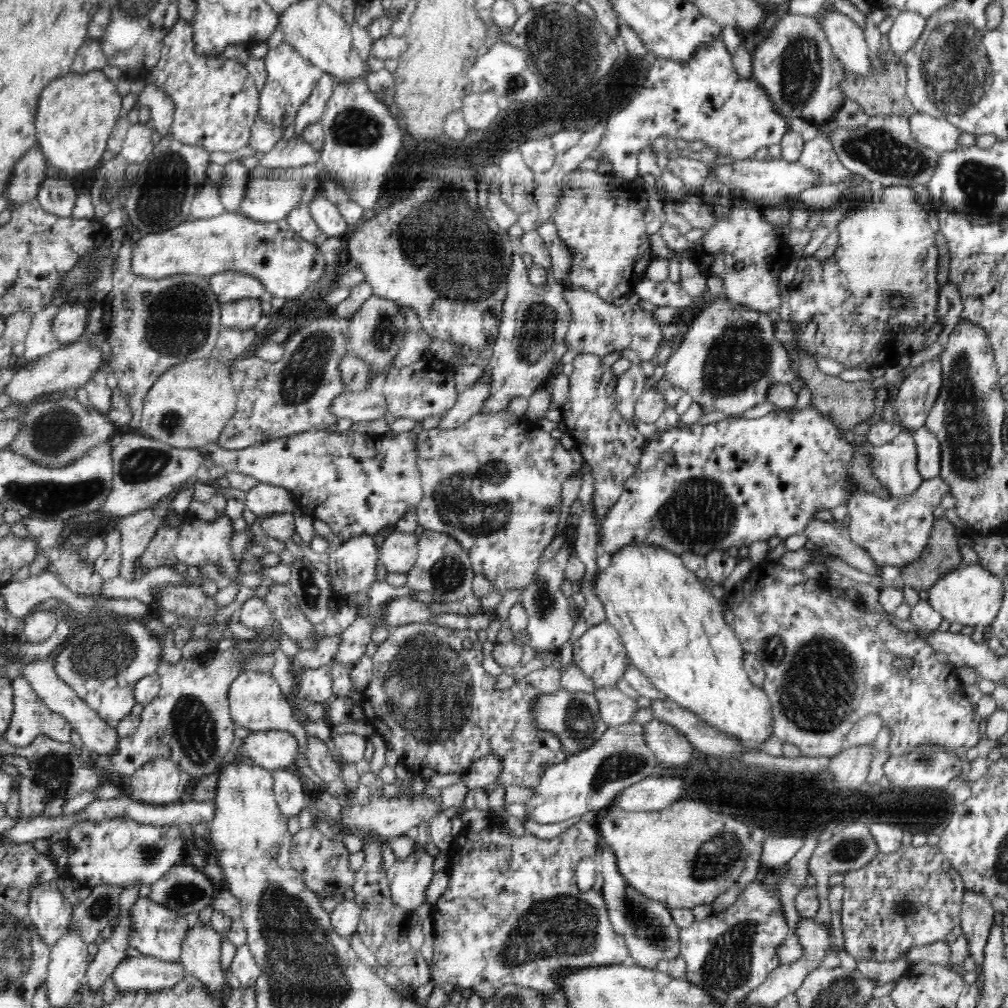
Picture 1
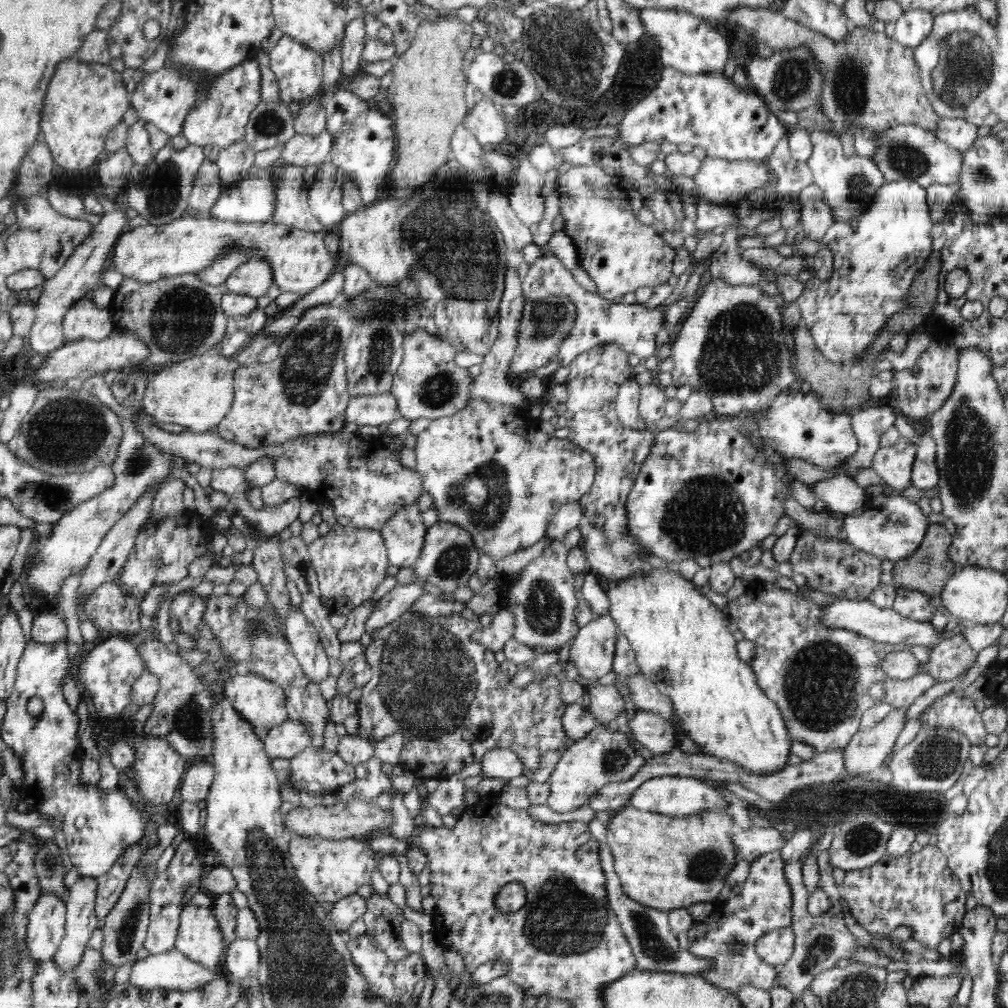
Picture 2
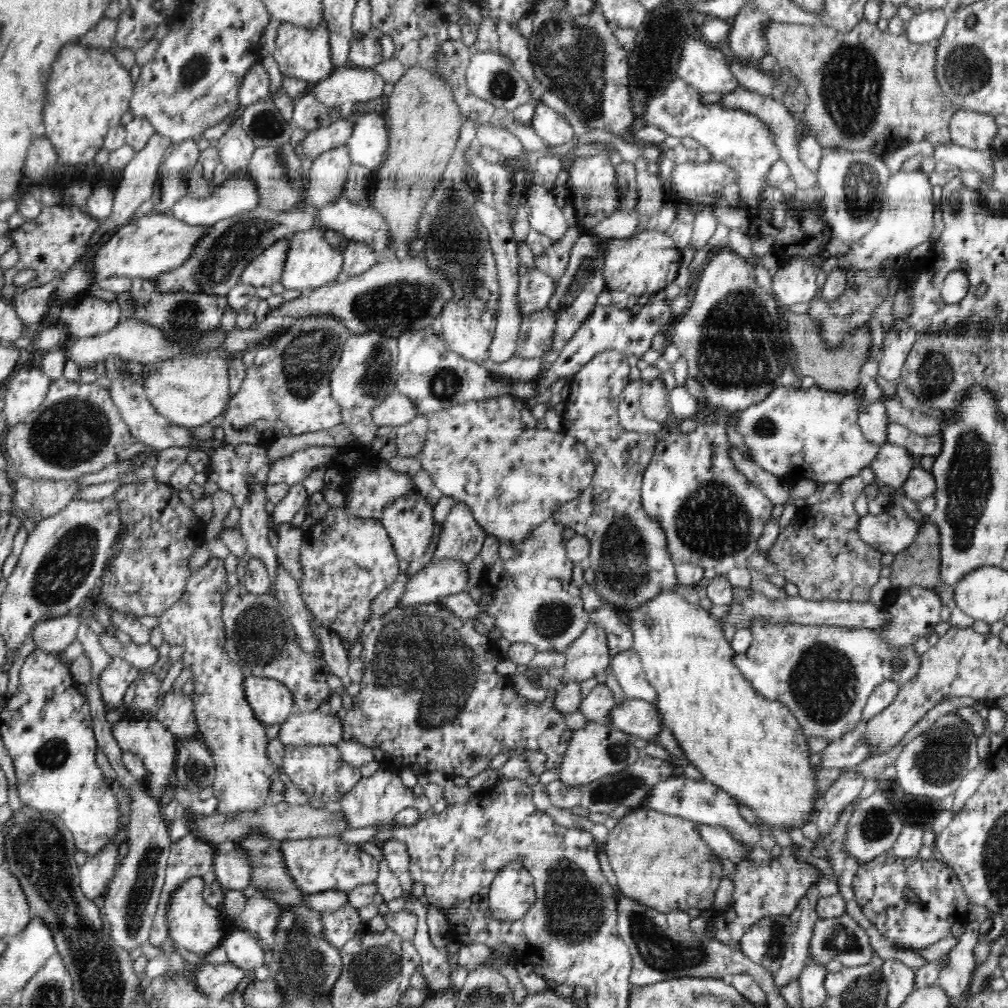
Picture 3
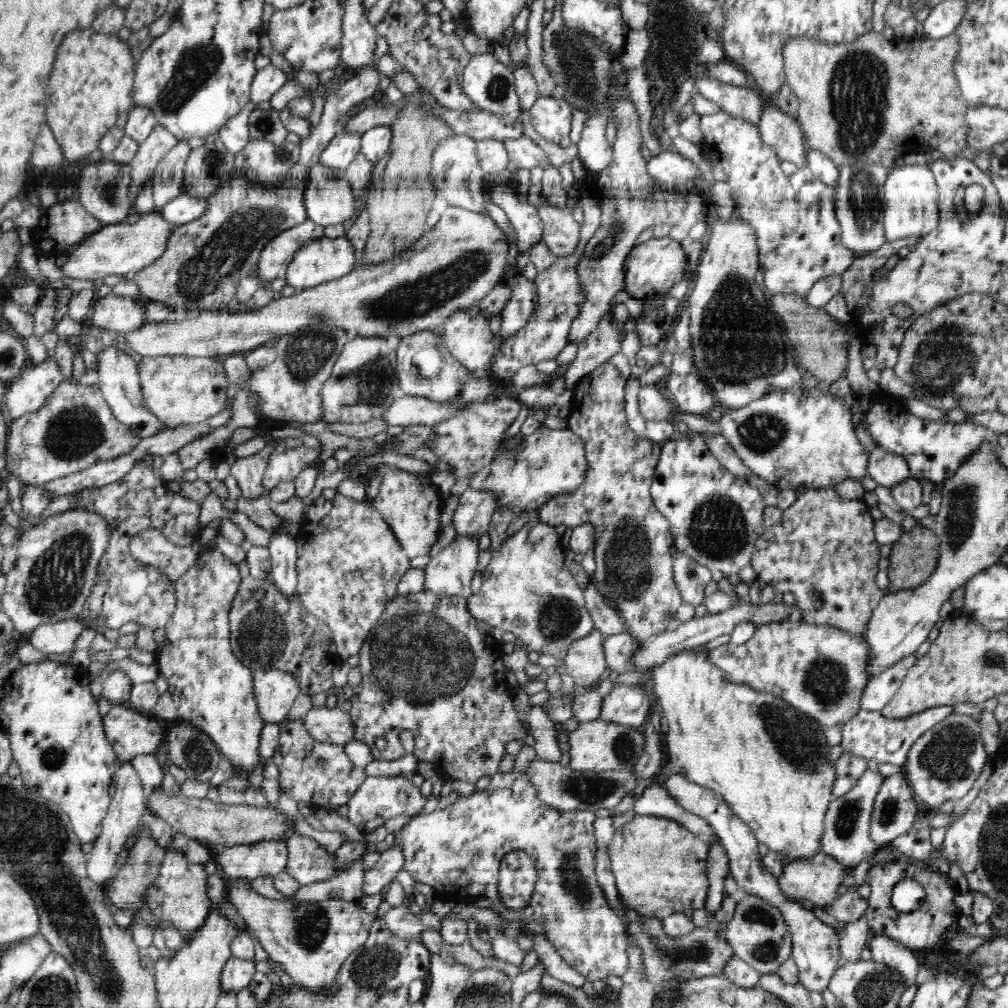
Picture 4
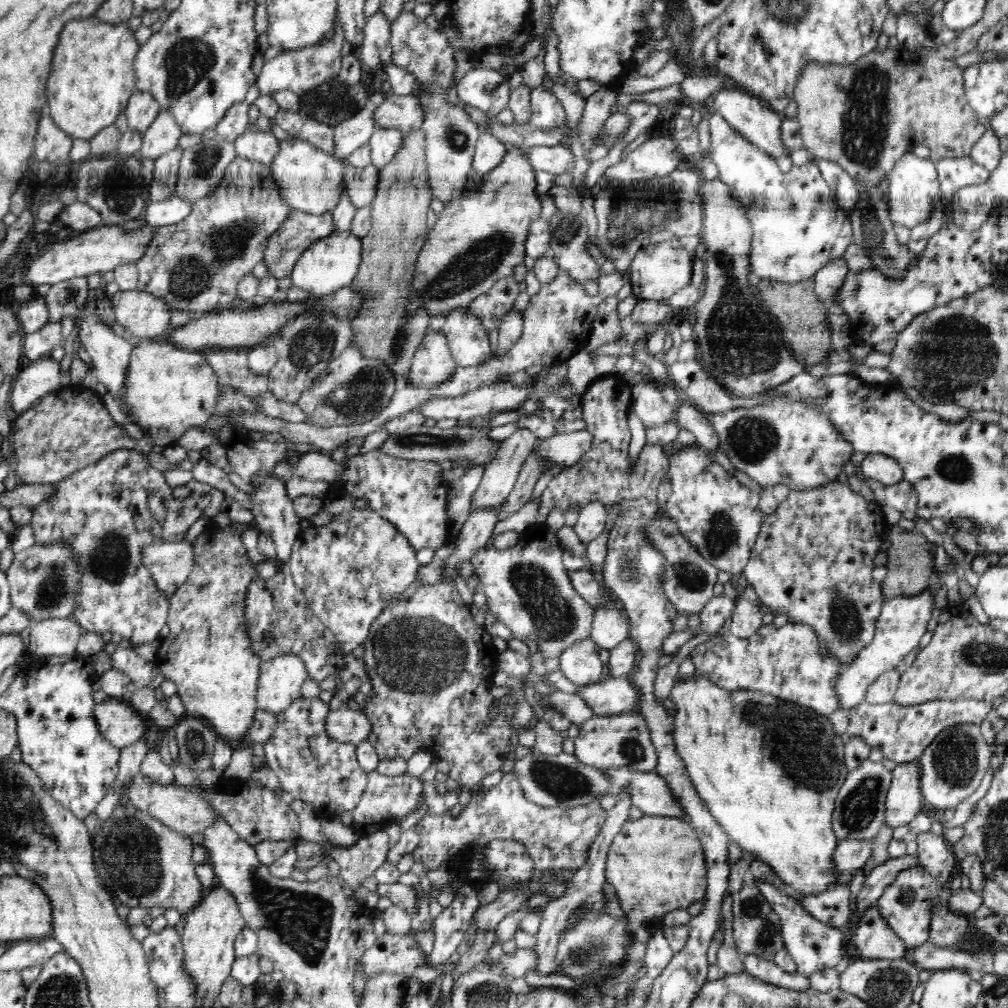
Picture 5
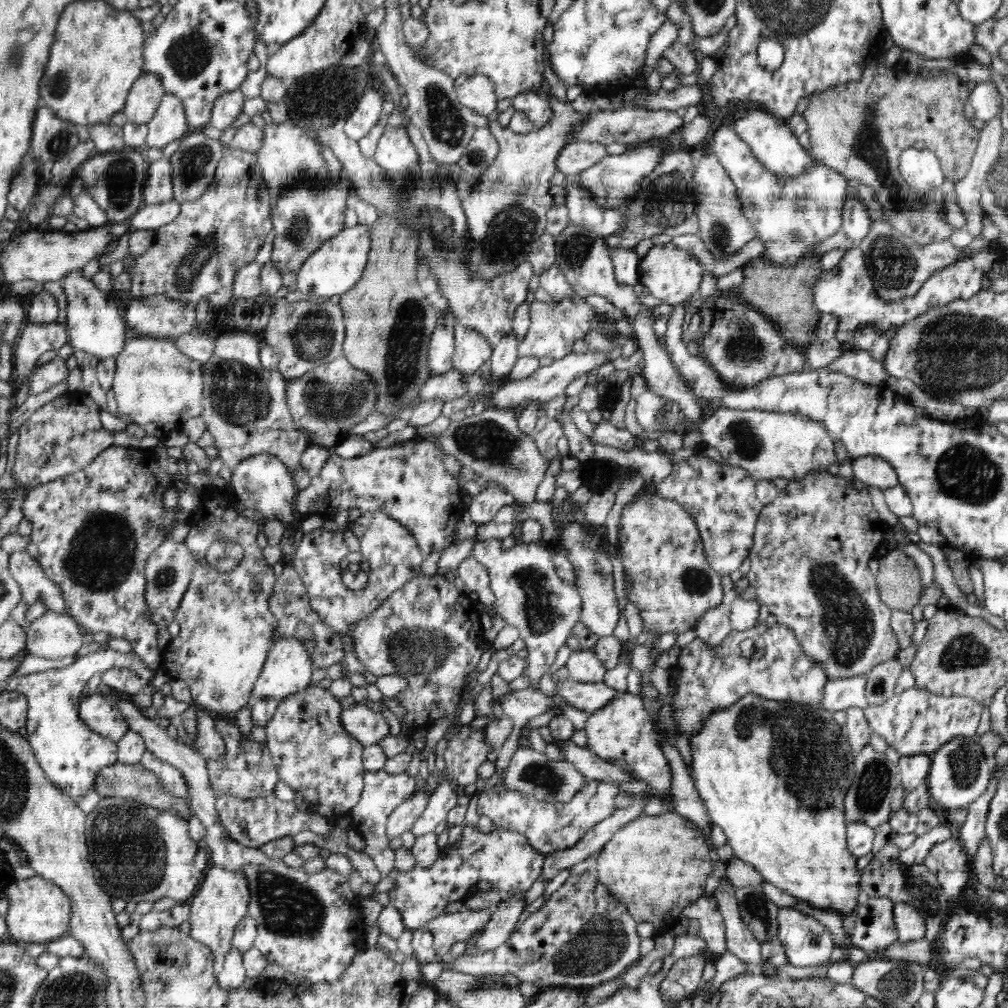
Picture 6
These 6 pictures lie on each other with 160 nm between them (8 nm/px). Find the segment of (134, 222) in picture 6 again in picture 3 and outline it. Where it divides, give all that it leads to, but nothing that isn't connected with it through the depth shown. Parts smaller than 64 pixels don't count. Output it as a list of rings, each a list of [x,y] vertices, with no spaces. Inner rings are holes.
[[[226,179],[204,198],[190,194],[182,197],[171,213],[190,226],[214,226],[218,220],[248,212],[260,204],[260,195],[252,179]]]

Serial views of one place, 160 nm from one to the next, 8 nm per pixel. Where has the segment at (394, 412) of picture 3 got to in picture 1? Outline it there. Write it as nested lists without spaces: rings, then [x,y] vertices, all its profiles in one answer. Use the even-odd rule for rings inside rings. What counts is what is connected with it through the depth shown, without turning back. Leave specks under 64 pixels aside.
[[[374,390],[352,391],[336,396],[329,411],[338,419],[348,418],[356,424],[386,416],[387,403],[384,394]]]

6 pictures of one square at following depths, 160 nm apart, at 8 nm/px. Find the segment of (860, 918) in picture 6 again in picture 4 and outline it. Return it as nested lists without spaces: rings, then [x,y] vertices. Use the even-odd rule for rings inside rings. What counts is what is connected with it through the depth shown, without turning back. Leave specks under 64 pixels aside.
[[[874,931],[871,935],[868,948],[872,951],[872,961],[889,966],[899,972],[905,980],[905,988],[910,988],[922,966],[919,953],[905,948],[894,939],[883,934],[877,934]]]

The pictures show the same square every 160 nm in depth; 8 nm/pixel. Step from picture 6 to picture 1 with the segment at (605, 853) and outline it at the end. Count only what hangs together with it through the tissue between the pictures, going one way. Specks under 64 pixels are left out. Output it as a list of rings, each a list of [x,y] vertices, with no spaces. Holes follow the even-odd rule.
[[[685,799],[676,800],[656,812],[624,811],[610,806],[599,814],[597,827],[602,839],[616,854],[618,871],[628,884],[670,908],[692,910],[694,906],[710,905],[738,881],[755,847],[746,824],[726,814],[712,812],[706,804]]]

